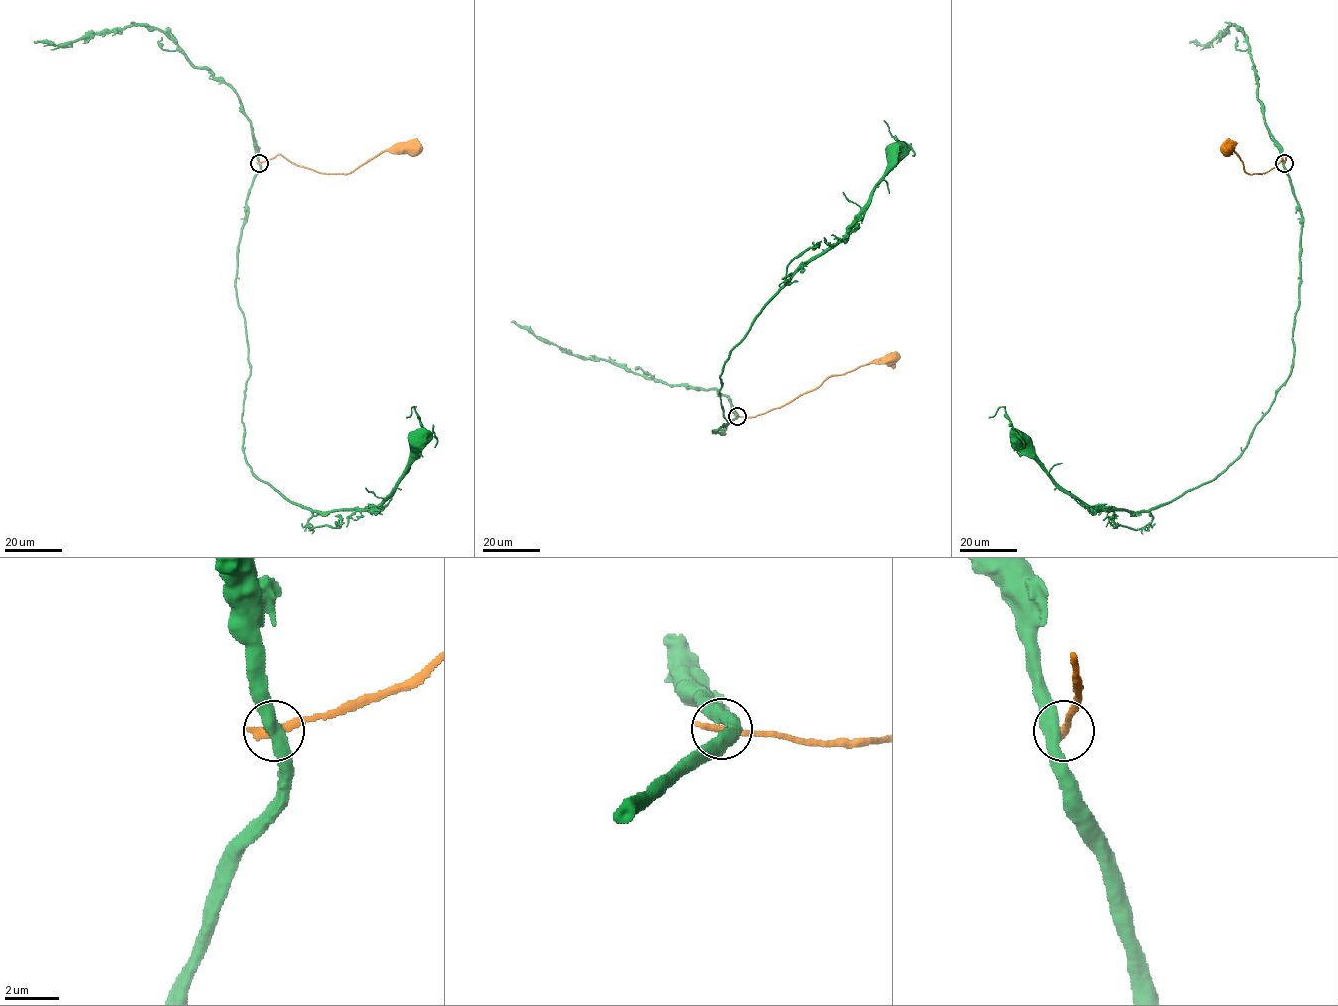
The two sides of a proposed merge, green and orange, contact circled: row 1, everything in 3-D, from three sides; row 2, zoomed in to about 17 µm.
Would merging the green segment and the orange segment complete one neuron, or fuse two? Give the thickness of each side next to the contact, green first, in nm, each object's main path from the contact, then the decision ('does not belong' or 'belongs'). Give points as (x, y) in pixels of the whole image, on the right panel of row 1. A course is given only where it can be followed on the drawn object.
calibres 460 and 360 nm; course green (1284, 162), (1301, 214), (1293, 364), (1246, 448), (1168, 502), (1094, 510), (1065, 491), (1021, 437); course orange (1284, 162), (1284, 155), (1268, 172), (1248, 174), (1239, 157), (1225, 146); does not belong

